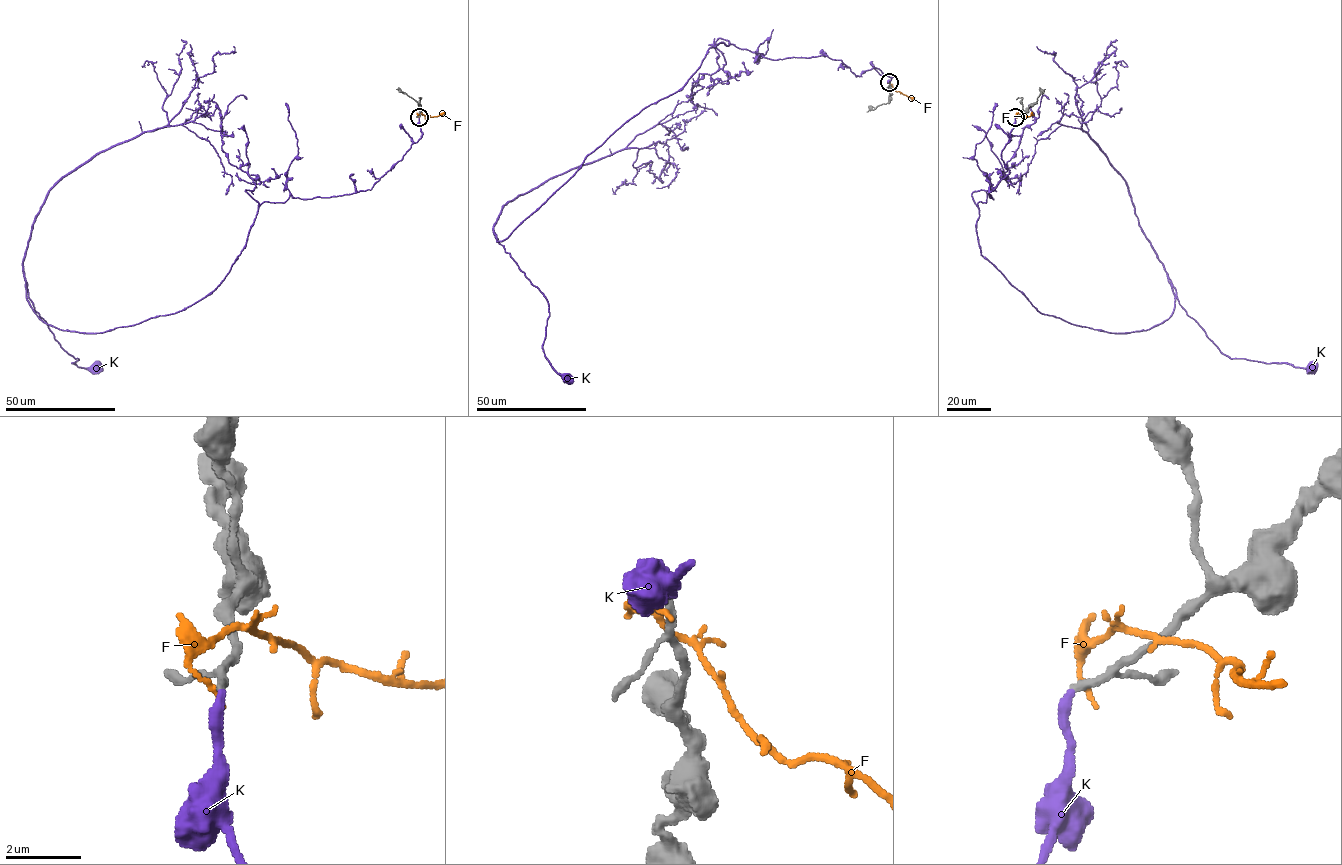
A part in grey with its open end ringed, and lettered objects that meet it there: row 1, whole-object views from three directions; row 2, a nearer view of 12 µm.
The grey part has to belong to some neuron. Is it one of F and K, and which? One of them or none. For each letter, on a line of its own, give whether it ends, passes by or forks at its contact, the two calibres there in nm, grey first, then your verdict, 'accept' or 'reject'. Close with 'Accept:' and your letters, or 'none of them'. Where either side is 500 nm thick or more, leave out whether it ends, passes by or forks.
F: it ends there; 190 nm thick on the grey side, 140 nm on the other; reject
K: it ends there; 160 nm thick on the grey side, 240 nm on the other; accept
Accept: K

